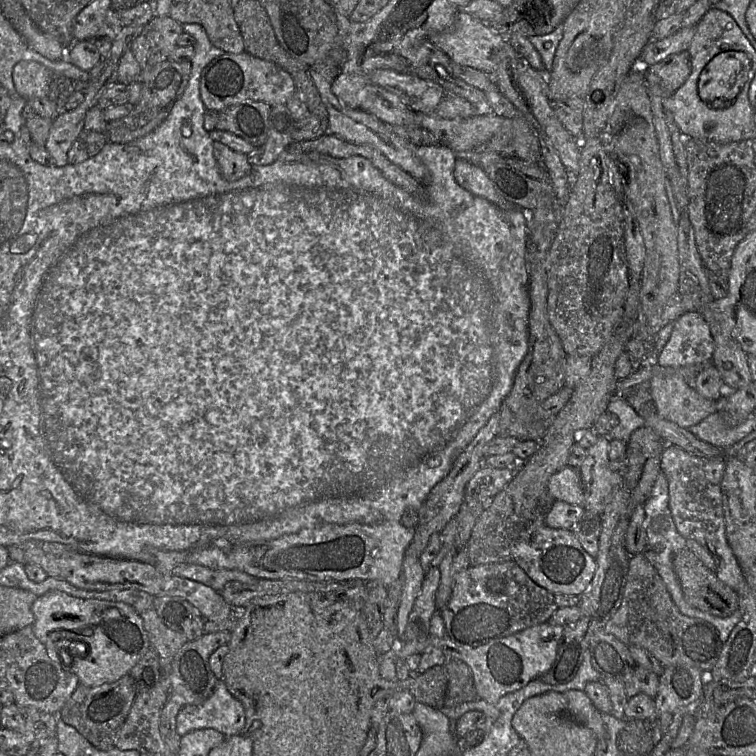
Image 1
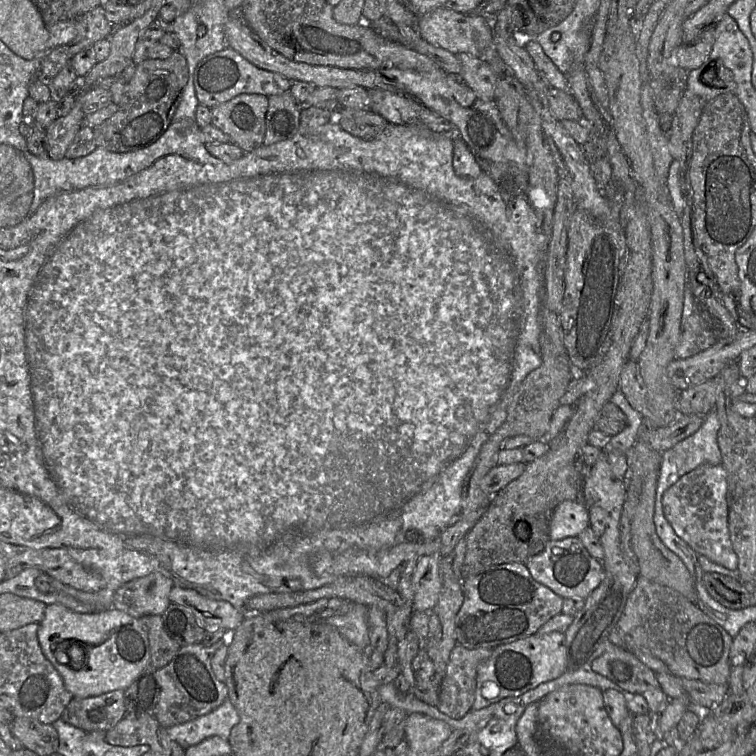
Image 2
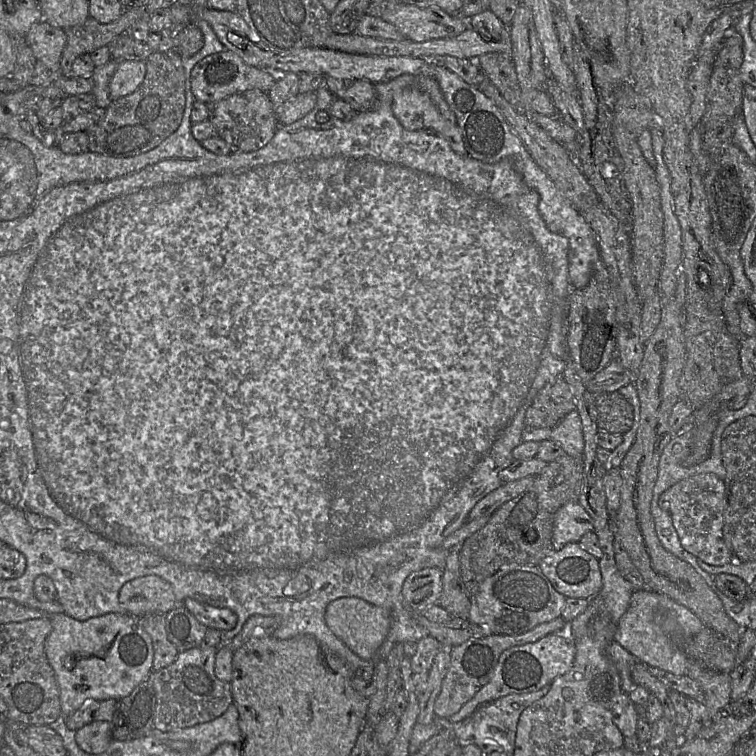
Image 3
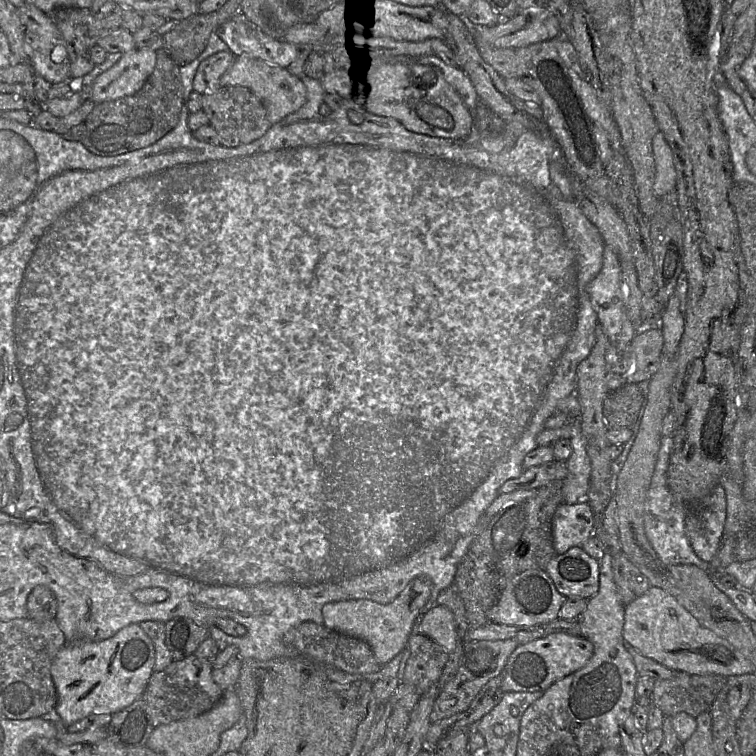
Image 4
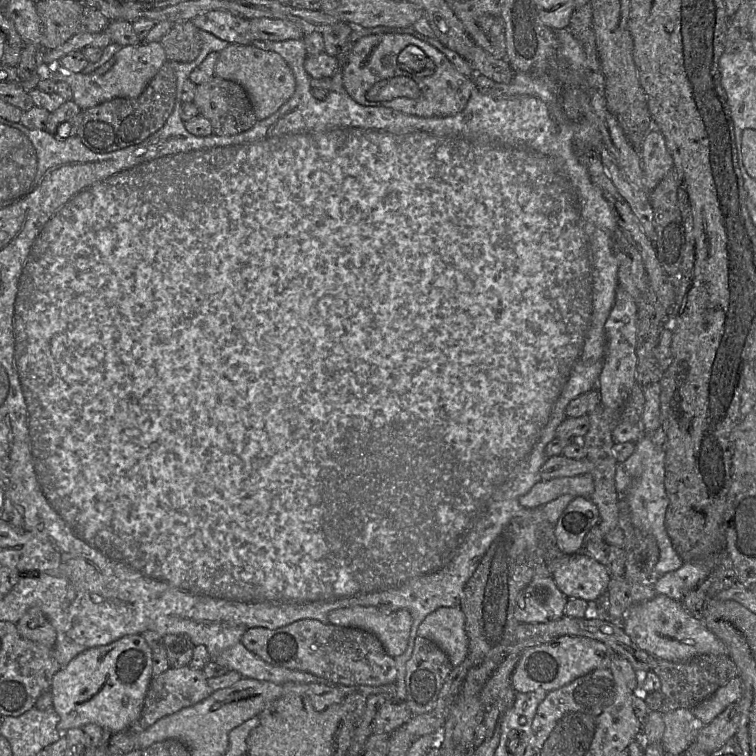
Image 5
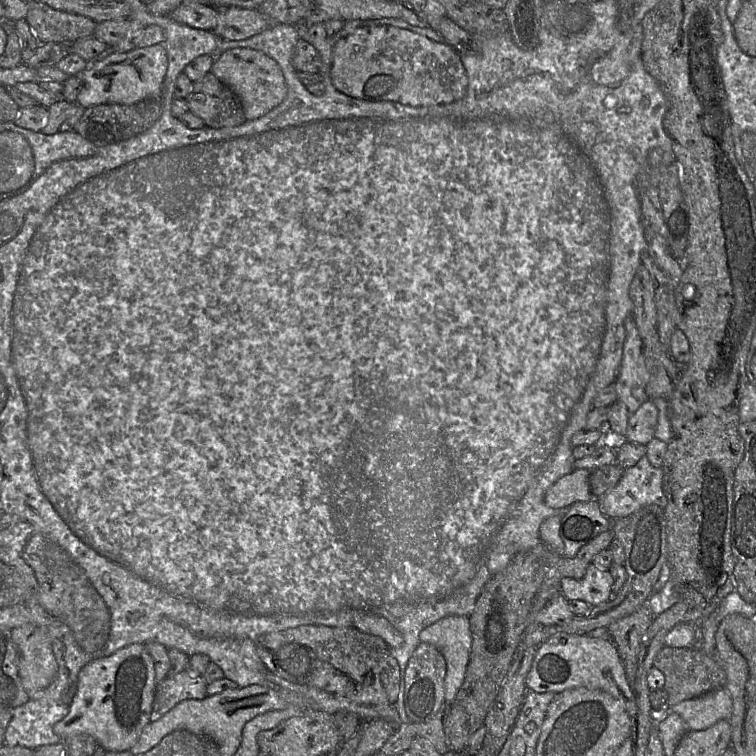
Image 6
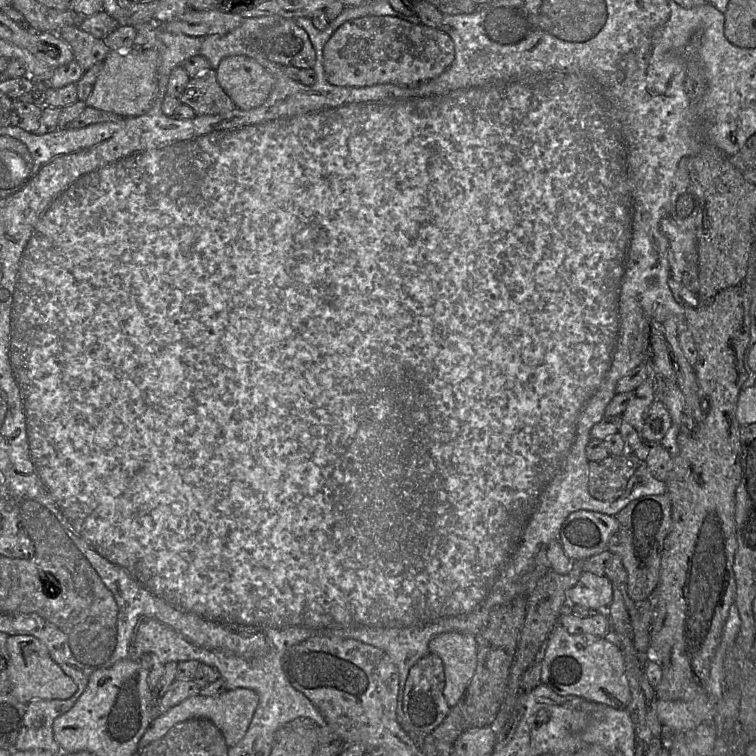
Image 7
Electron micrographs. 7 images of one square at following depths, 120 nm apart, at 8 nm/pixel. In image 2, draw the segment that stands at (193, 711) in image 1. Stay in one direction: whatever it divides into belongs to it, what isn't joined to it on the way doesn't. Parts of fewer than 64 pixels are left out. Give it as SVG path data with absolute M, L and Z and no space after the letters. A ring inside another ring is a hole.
M228 698L210 713L168 728L168 734L186 750L212 736L228 740L239 721L240 716Z

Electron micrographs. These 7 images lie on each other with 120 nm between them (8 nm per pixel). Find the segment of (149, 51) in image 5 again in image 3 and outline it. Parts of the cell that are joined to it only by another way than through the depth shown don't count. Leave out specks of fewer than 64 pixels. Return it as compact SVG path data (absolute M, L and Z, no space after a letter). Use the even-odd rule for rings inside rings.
M119 61L109 84L112 101L132 94L142 84L146 74L145 61Z

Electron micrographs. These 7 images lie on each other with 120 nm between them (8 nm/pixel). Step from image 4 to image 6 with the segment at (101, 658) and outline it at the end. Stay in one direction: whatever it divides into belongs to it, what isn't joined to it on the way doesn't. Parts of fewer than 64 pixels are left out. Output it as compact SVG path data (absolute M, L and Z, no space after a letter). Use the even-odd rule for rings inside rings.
M145 644L123 647L80 670L70 710L54 725L53 731L62 741L77 734L88 734L107 752L128 751L150 722L156 686L154 661Z

